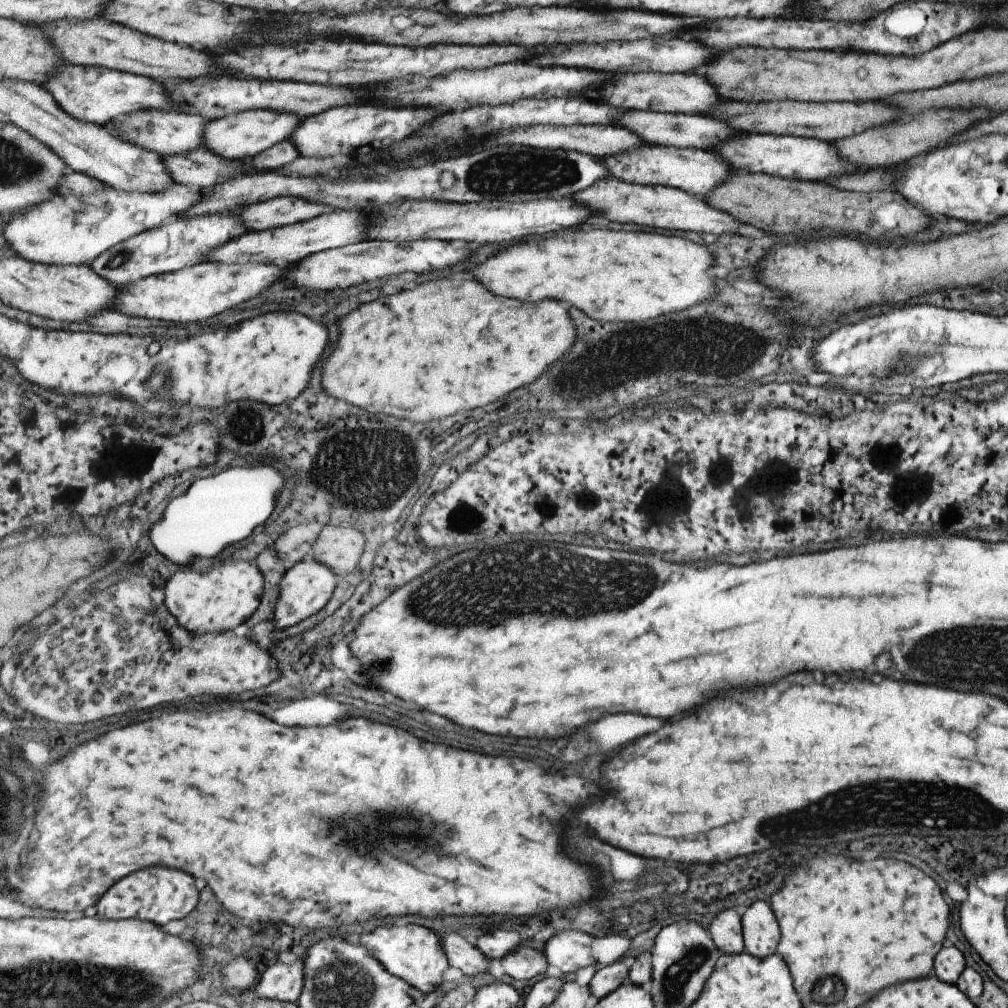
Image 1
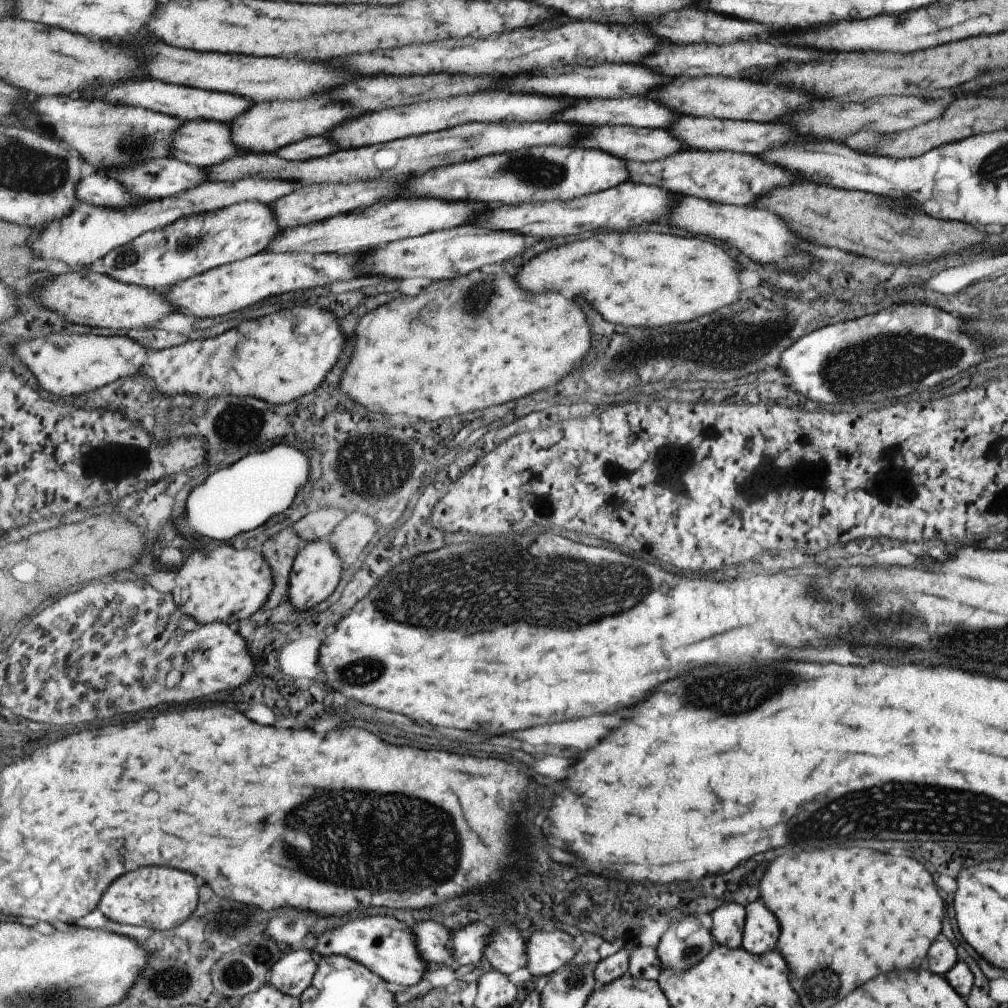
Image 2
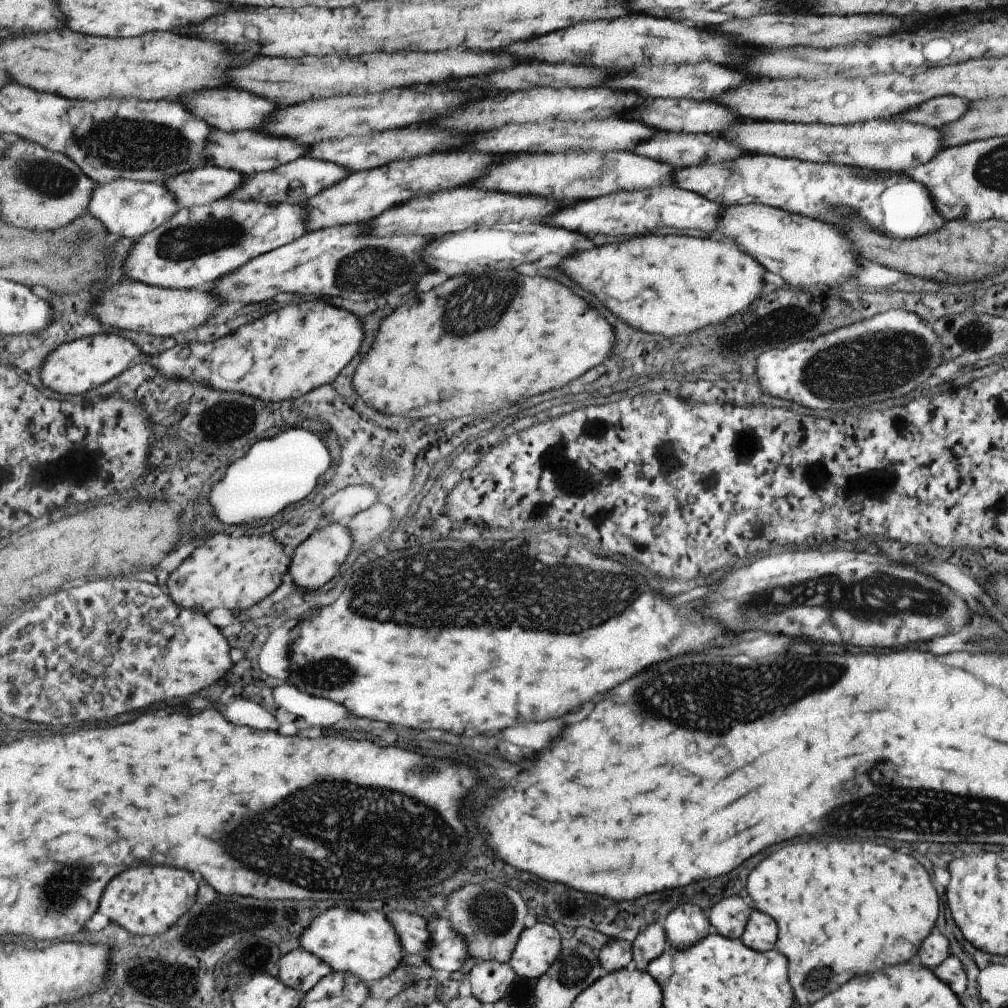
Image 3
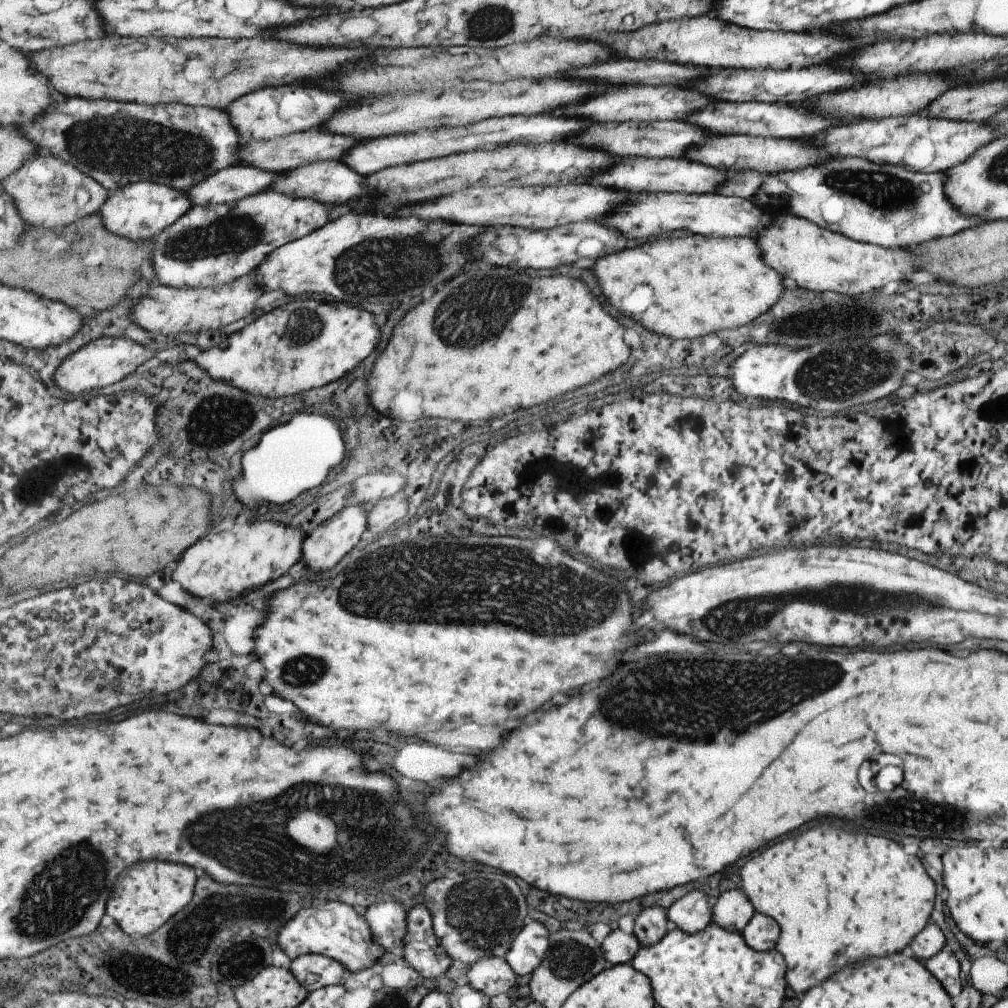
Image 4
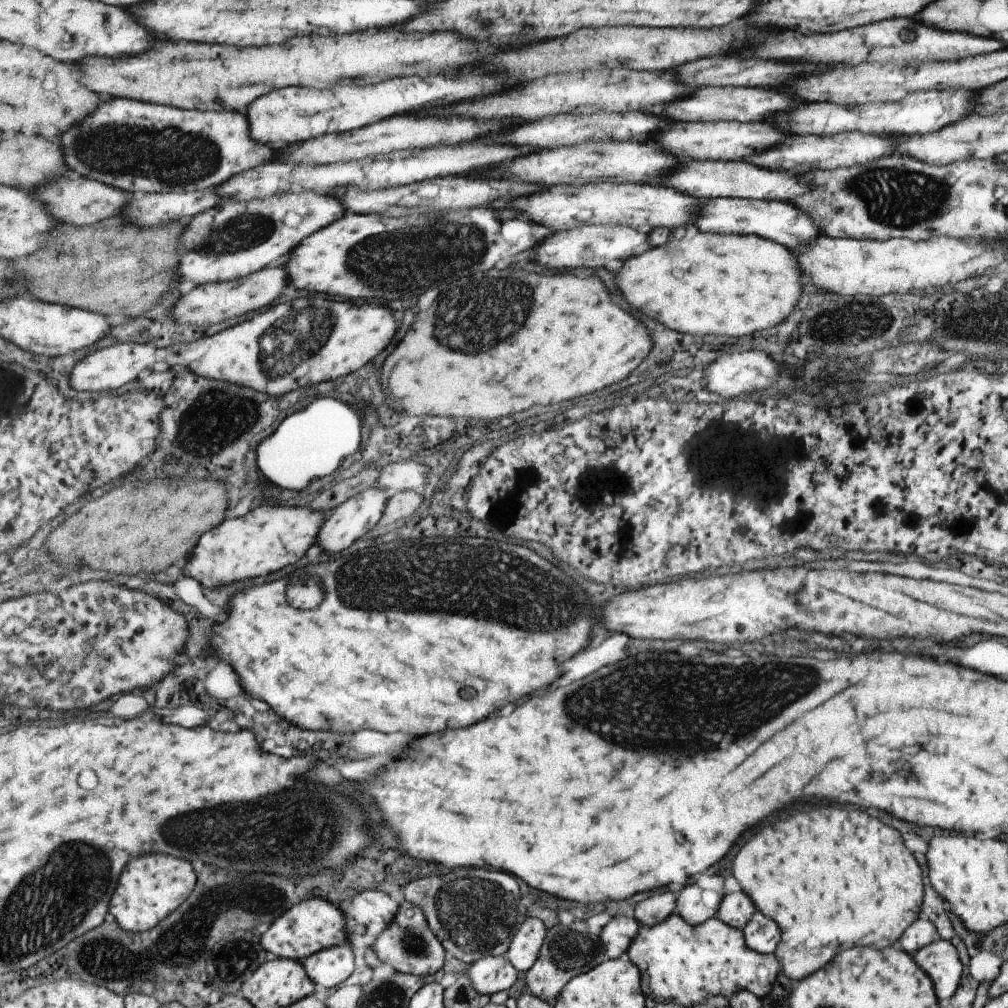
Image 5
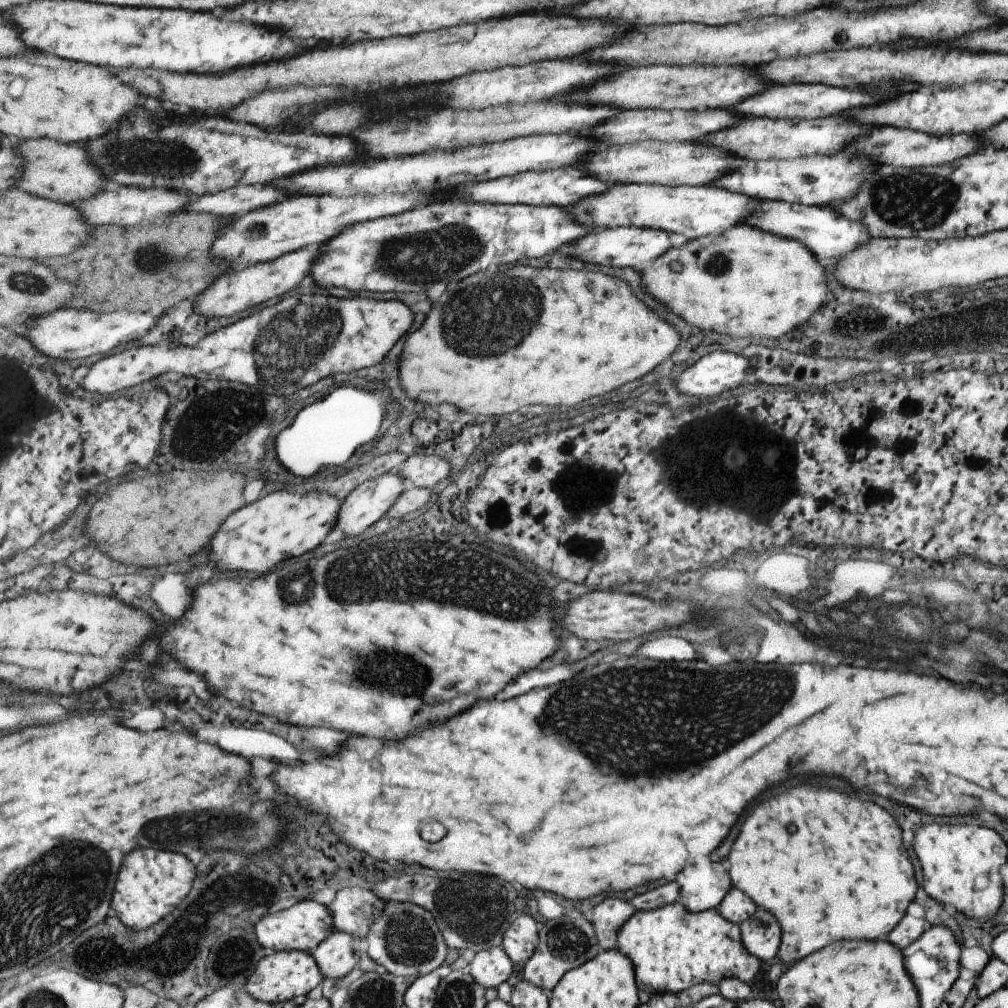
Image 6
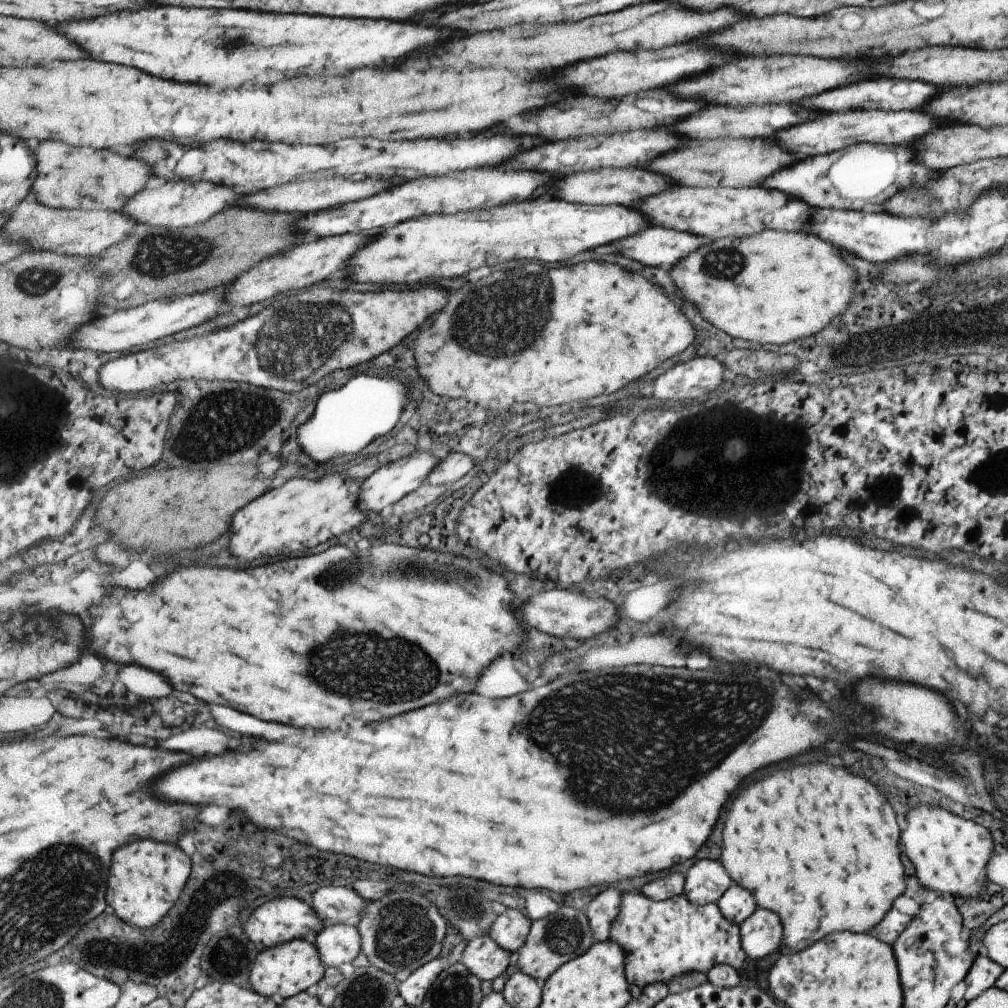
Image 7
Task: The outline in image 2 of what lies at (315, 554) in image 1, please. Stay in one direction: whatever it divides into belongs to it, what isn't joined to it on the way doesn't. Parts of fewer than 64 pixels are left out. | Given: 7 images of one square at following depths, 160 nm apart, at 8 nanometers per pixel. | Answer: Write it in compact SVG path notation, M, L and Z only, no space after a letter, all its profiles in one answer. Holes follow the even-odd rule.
M363 513L347 515L327 539L341 557L345 567L359 560L363 550L377 534L377 520Z

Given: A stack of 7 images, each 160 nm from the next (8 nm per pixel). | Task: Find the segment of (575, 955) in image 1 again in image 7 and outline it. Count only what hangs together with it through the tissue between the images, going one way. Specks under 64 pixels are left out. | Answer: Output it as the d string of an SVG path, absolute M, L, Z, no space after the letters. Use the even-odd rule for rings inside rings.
M507 909L492 926L489 936L515 957L528 942L532 921L519 910Z

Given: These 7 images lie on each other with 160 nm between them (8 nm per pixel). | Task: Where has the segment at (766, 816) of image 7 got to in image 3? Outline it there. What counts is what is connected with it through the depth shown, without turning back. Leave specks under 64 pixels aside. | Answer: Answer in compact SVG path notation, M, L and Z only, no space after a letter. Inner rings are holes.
M795 842L795 844L783 846L755 866L755 870L747 878L746 893L752 908L768 914L777 922L779 932L777 932L774 948L787 958L786 975L792 992L795 994L795 1002L799 1002L799 1004L811 1004L815 1000L821 1000L823 996L827 996L829 992L833 992L841 984L845 984L851 976L869 974L883 966L907 962L917 952L921 940L931 932L935 918L937 918L937 908L939 908L937 892L931 886L929 876L925 874L925 870L921 868L921 864L917 860L913 860L911 856L899 854L895 850L889 850L887 846L879 846L879 844L871 844L871 842Z

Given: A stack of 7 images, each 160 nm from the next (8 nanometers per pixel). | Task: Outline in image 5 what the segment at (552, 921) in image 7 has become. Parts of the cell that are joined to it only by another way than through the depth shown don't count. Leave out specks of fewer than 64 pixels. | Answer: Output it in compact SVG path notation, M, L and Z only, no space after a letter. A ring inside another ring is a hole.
M581 922L581 932L569 928L569 925L558 924L551 927L545 937L540 958L527 972L526 983L529 992L544 1001L555 1004L555 1000L568 986L568 982L573 980L573 977L588 973L608 959L604 948L605 944L601 936L594 935L586 922Z

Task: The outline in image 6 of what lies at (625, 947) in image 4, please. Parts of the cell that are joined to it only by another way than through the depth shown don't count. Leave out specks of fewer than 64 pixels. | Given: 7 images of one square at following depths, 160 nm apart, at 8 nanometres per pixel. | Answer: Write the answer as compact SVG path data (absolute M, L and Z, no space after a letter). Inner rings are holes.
M609 898L601 906L595 908L592 924L596 928L601 948L604 948L605 951L618 948L620 932L624 928L624 924L633 918L636 911L629 902L617 900L617 898Z

